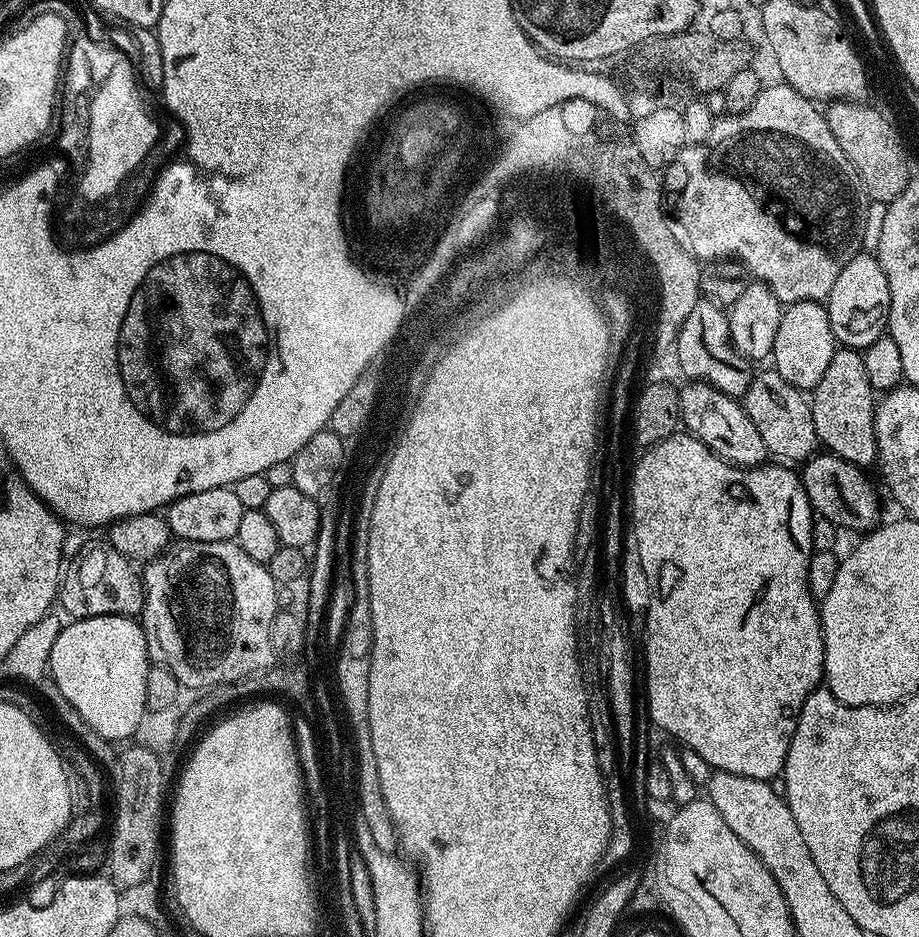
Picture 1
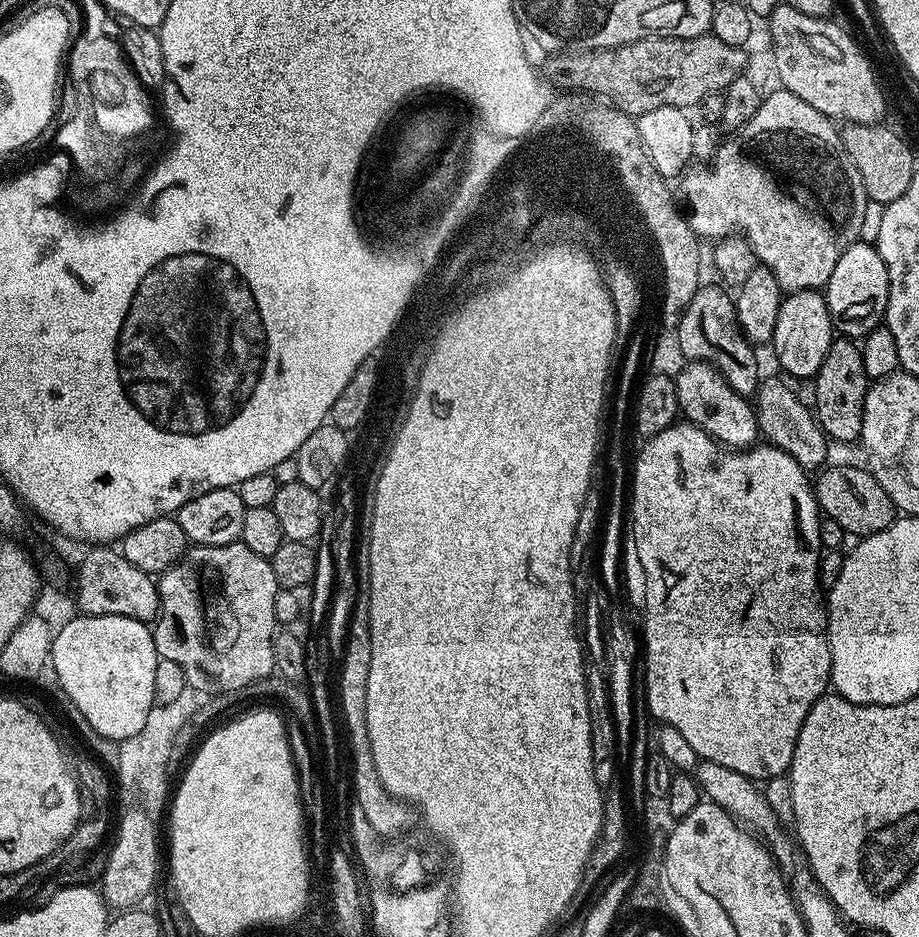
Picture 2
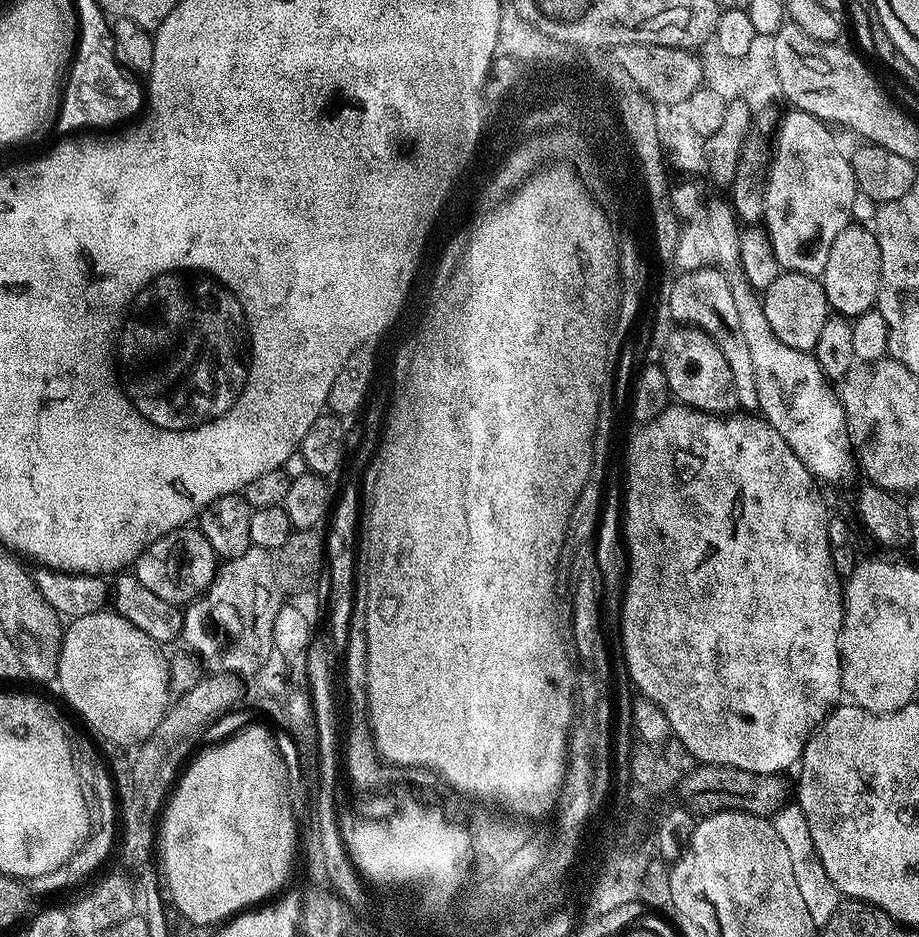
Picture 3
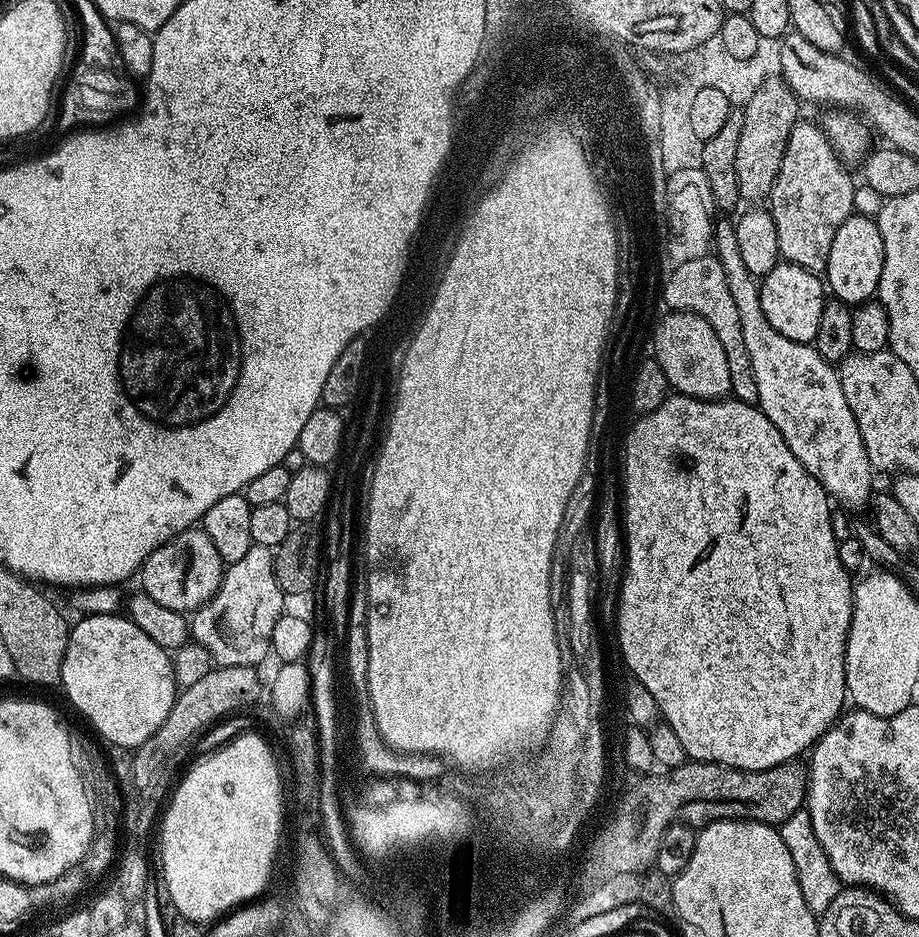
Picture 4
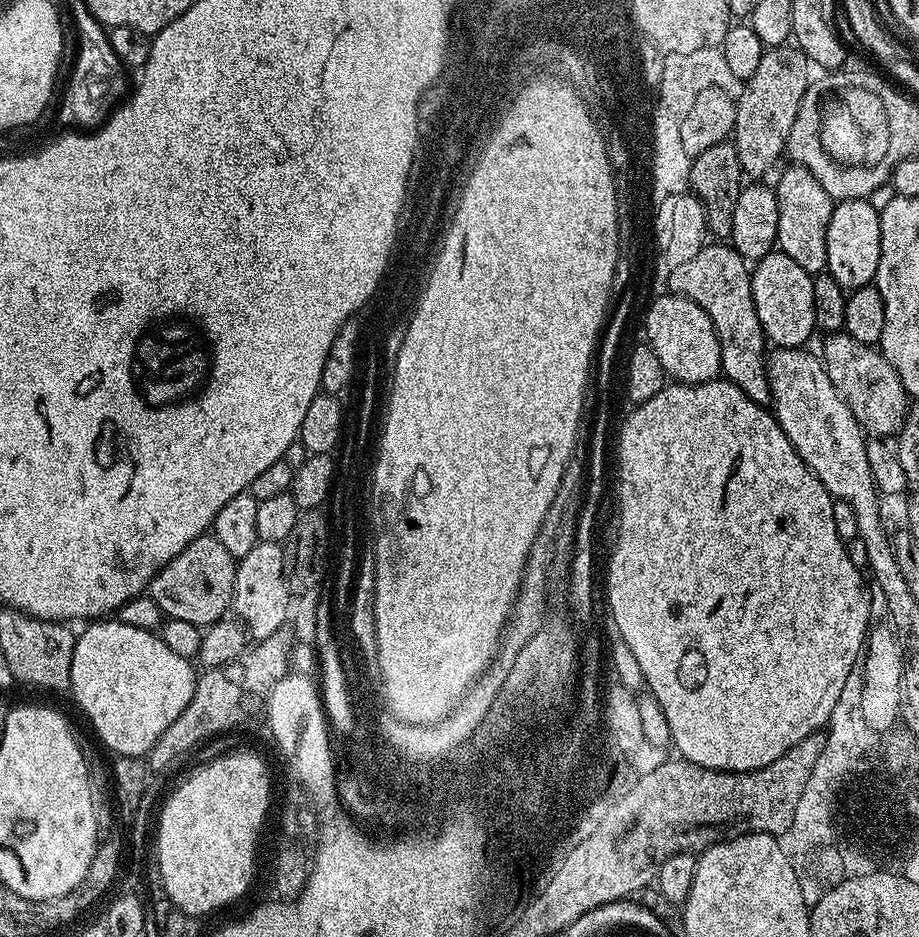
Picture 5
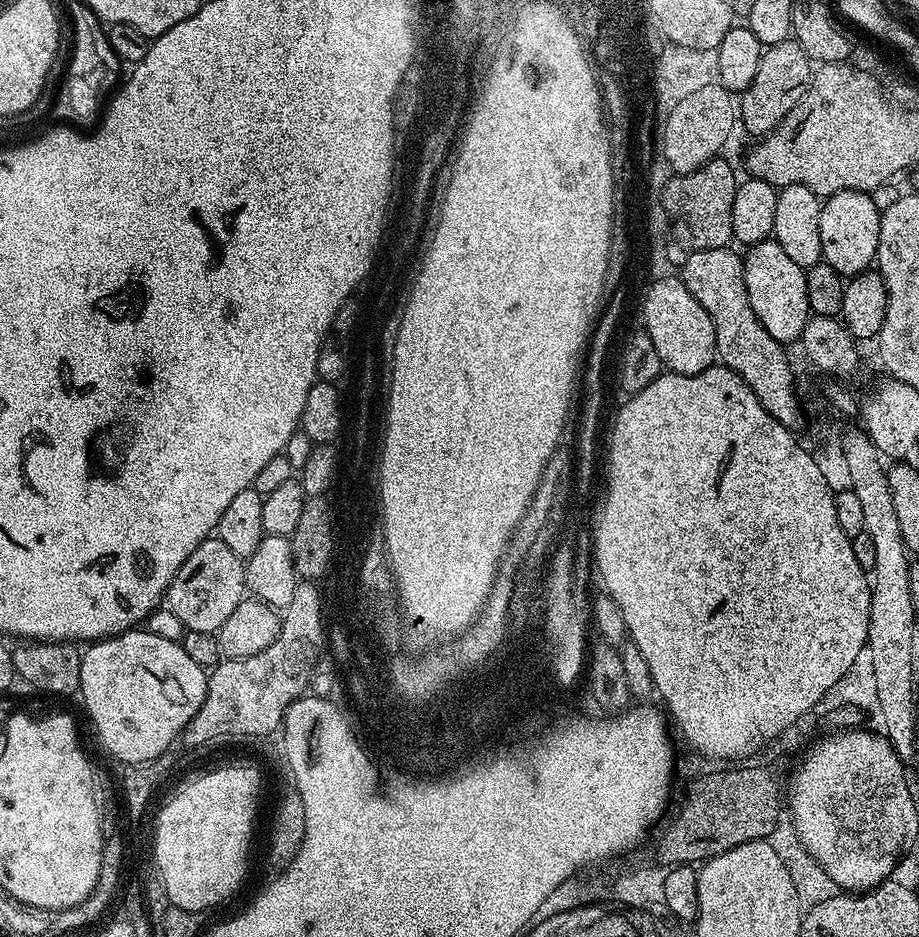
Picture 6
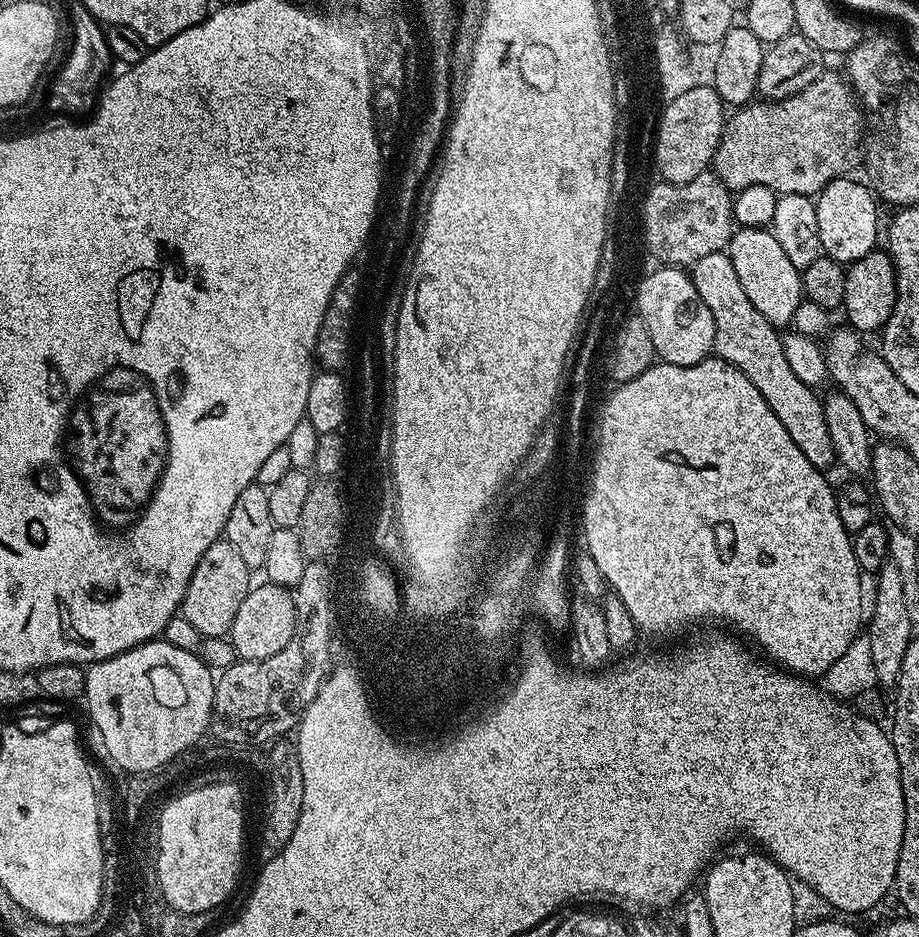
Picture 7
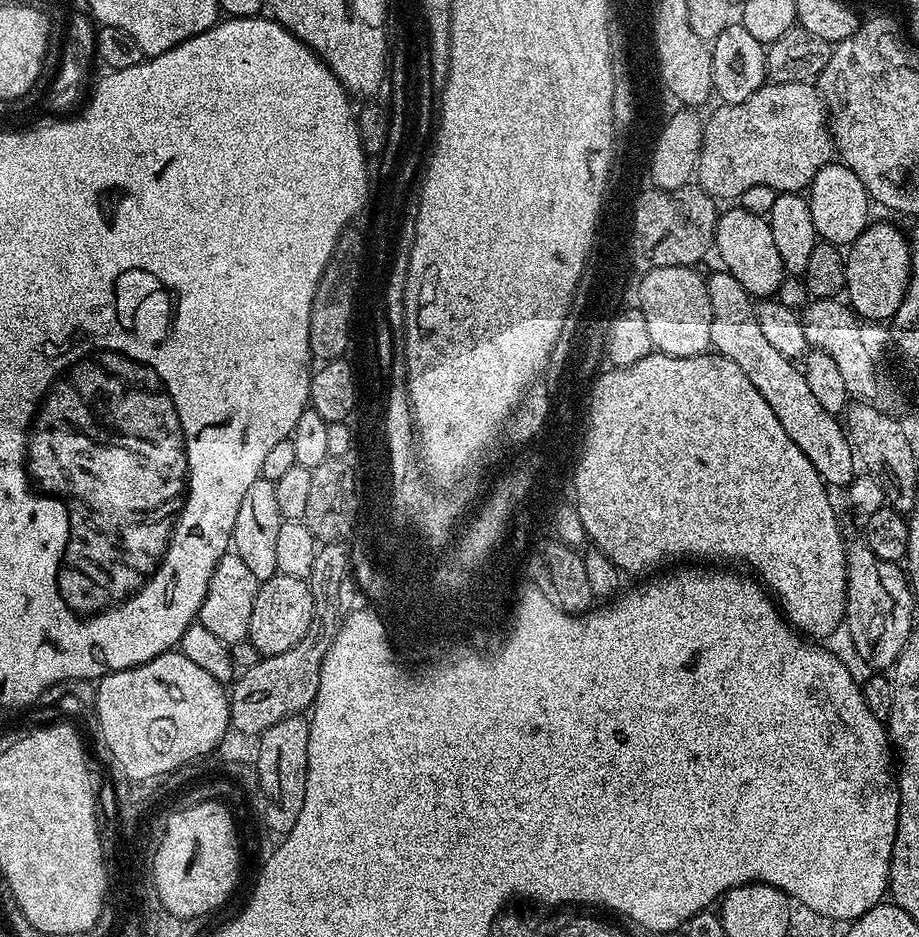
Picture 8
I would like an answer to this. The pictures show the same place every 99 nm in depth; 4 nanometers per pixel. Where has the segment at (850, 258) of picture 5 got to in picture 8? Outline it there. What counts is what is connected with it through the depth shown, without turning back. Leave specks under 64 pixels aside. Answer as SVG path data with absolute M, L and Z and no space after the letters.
M842 162L827 164L818 174L814 174L811 184L806 189L806 199L810 214L814 218L816 235L821 241L837 246L851 246L870 223L868 191L858 182L854 174Z

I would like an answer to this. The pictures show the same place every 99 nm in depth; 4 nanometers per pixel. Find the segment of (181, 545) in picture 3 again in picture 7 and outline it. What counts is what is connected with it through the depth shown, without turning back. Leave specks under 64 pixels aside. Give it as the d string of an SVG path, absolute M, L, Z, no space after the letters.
M215 540L210 550L202 554L202 562L194 566L190 586L186 586L182 605L185 620L200 632L201 637L227 636L234 622L234 614L238 614L238 606L242 606L242 598L246 598L248 589L253 587L252 576L246 562L228 540Z

